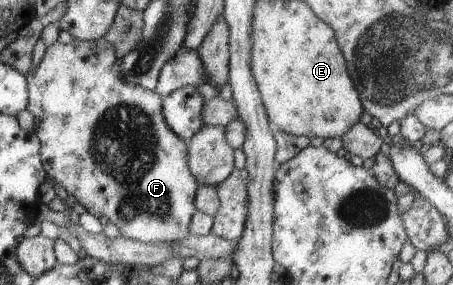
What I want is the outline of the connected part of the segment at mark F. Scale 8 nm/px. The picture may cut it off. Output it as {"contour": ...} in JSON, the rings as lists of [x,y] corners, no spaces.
{"contour":[[[75,38],[67,44],[55,41],[47,46],[45,55],[38,66],[32,68],[25,76],[28,88],[28,101],[26,109],[33,114],[34,133],[41,143],[39,156],[43,161],[46,178],[53,184],[63,186],[76,202],[80,202],[86,212],[93,216],[107,216],[108,222],[115,224],[121,232],[120,236],[127,237],[144,243],[165,241],[172,243],[190,234],[189,225],[193,214],[197,211],[194,198],[200,184],[191,174],[187,164],[188,150],[187,142],[179,138],[168,126],[163,118],[163,97],[155,91],[145,90],[143,87],[129,84],[121,77],[121,58],[114,46],[105,38],[98,41],[80,41]]]}

